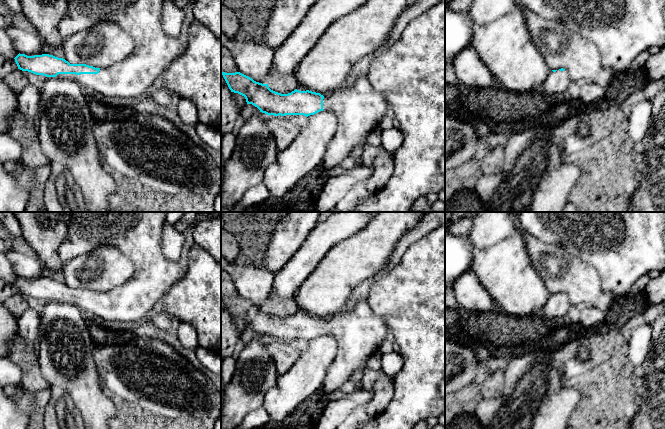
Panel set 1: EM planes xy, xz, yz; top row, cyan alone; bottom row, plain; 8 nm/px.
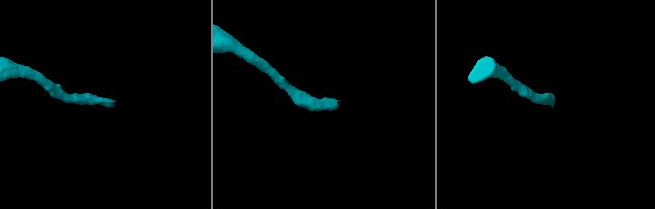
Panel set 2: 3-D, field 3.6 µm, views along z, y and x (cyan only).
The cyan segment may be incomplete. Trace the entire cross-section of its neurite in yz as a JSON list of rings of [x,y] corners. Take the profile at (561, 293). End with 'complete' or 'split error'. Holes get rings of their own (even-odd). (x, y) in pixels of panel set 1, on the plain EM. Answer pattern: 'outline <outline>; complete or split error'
outline [[[561,292],[549,296],[541,315],[550,322],[560,322],[567,316],[570,309],[569,297]]]; split error

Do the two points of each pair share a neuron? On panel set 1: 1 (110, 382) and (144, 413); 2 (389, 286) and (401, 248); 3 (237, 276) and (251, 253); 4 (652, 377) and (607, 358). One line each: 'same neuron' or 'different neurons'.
1: same neuron
2: different neurons
3: different neurons
4: different neurons

